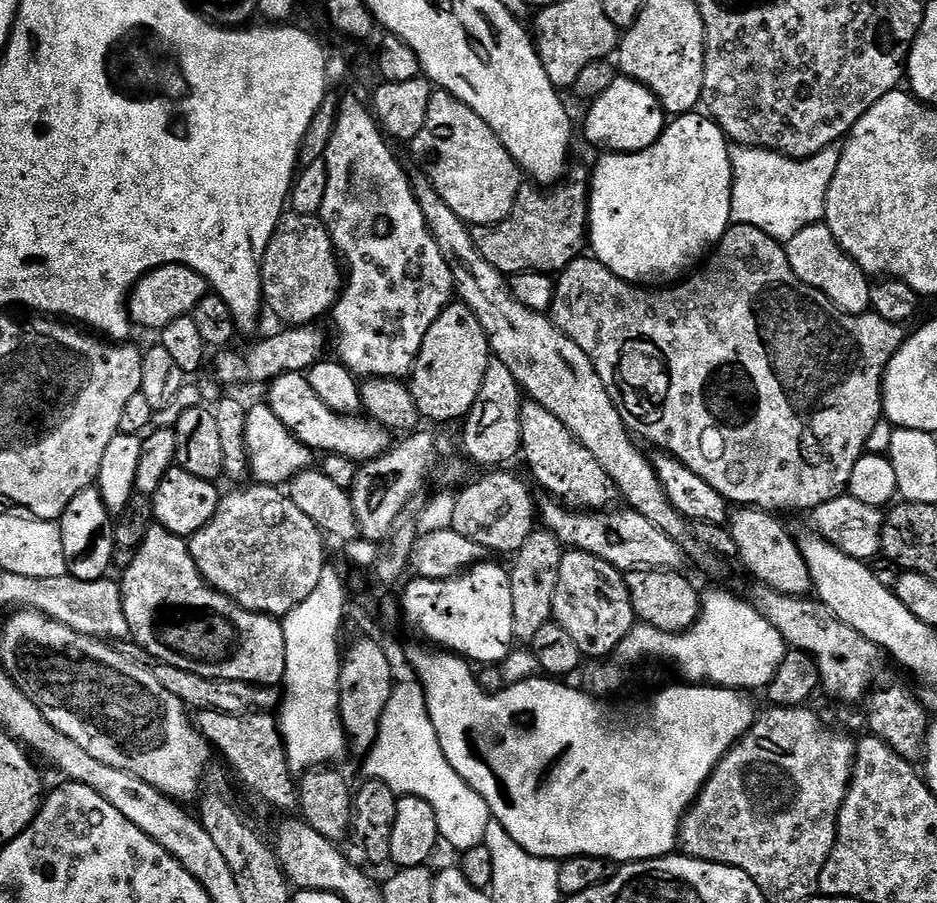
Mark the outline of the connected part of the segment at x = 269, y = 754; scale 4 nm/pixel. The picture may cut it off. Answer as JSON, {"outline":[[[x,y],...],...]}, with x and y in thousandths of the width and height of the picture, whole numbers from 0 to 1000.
{"outline":[[[215,788],[208,794],[207,801],[223,825],[252,849],[257,866],[280,889],[287,890],[290,895],[317,894],[318,868],[312,852],[307,849],[303,816],[299,814],[299,804],[293,792],[284,788],[269,788],[266,793]]]}

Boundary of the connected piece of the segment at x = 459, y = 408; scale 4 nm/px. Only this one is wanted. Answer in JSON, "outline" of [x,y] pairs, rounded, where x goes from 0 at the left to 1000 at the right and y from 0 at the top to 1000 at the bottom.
{"outline":[[[490,334],[479,336],[463,361],[459,361],[440,406],[438,429],[449,462],[470,470],[477,465],[494,466],[510,441],[510,432],[514,432],[522,398],[519,365],[514,365],[506,343]]]}

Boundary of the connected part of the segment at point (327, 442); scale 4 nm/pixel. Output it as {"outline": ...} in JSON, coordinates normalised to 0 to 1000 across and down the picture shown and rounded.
{"outline":[[[323,412],[301,414],[285,426],[284,433],[284,446],[290,451],[292,458],[297,458],[297,467],[301,467],[301,472],[305,472],[305,476],[314,480],[334,502],[392,512],[409,505],[420,491],[419,480],[407,470],[384,458],[364,458],[353,452],[350,444],[333,431],[332,420]]]}

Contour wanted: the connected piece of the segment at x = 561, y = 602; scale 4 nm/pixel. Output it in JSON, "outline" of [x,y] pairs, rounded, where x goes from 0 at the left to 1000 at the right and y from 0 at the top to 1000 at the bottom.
{"outline":[[[603,610],[596,631],[596,653],[591,653],[589,687],[613,707],[620,728],[654,725],[681,690],[667,635],[634,614]]]}

